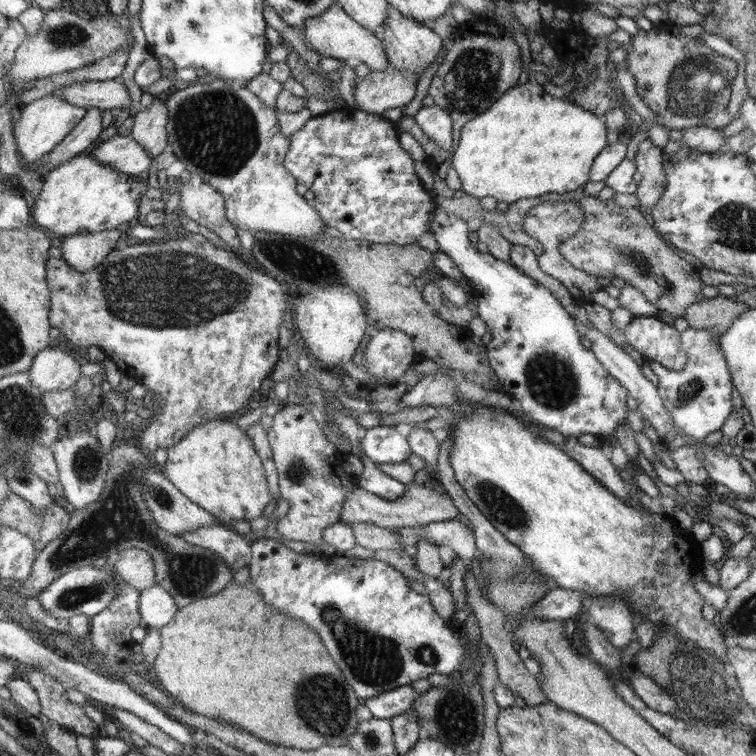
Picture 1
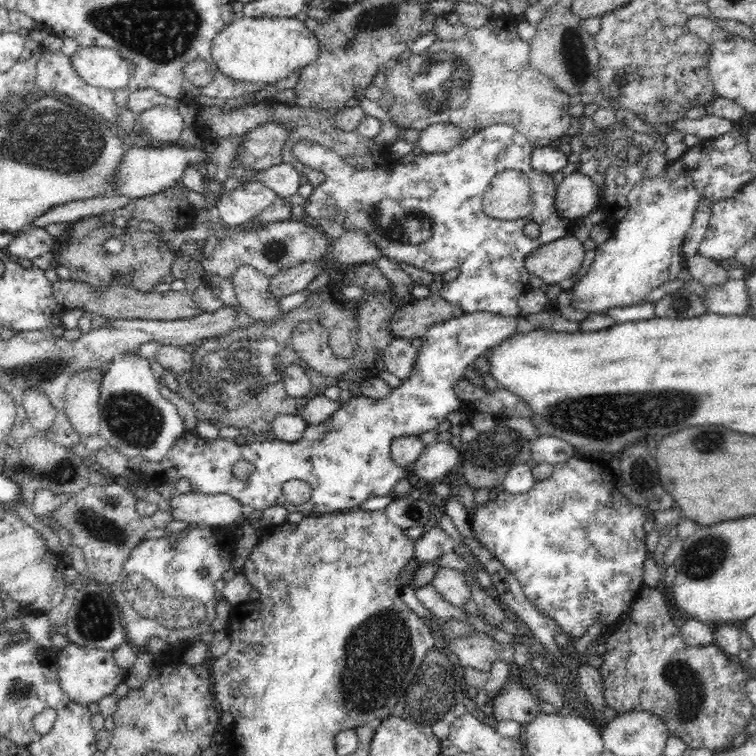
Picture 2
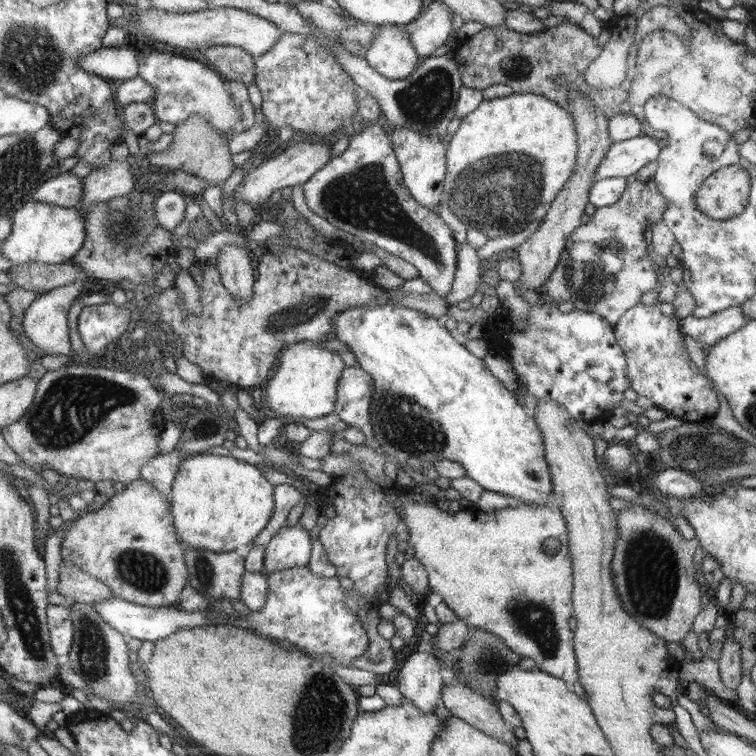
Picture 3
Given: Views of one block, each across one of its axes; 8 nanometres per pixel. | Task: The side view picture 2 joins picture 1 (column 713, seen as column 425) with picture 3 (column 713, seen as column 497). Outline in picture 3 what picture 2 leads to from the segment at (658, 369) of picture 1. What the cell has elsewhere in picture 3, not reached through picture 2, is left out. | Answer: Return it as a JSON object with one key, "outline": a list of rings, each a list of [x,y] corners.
{"outline":[[[731,307],[709,318],[686,316],[680,320],[681,328],[687,336],[691,336],[700,346],[714,346],[724,338],[737,333],[749,322],[750,318],[740,307]]]}

